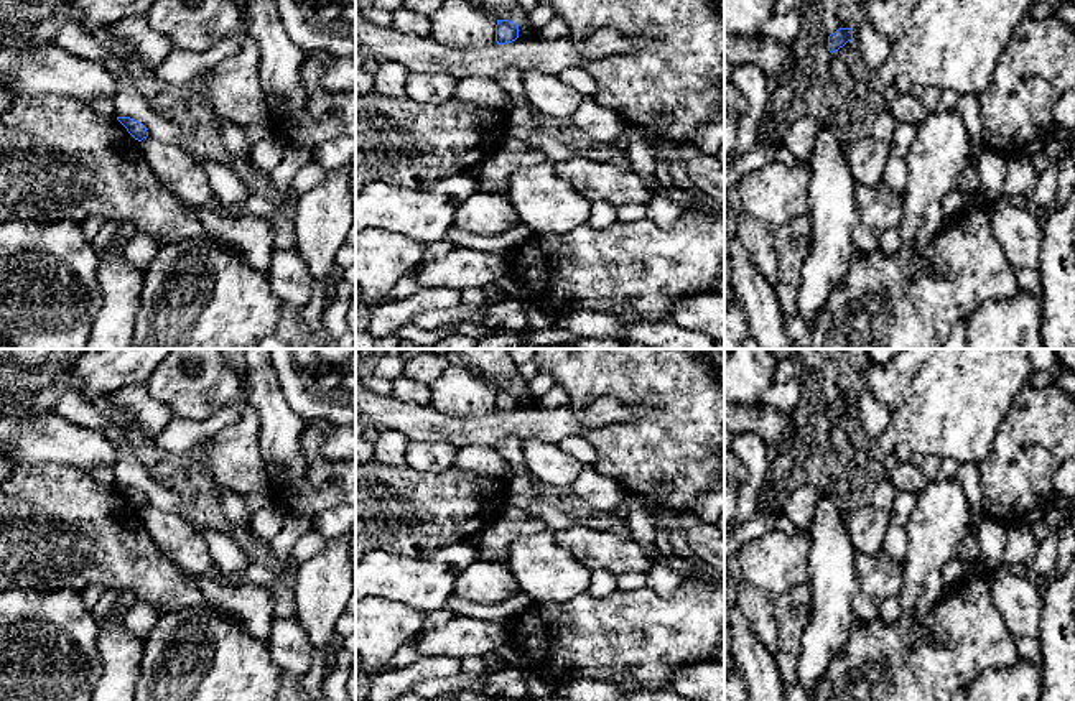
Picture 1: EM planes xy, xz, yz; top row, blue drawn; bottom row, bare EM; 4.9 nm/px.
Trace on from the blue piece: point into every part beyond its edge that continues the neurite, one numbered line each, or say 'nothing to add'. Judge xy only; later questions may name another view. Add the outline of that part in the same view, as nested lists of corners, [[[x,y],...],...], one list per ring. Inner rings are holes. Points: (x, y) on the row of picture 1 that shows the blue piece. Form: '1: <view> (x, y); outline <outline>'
nothing to add

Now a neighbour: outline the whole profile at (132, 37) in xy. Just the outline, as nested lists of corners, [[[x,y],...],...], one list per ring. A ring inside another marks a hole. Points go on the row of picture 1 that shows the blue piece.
[[[127,16],[107,26],[100,36],[133,66],[156,69],[175,48],[171,41],[153,31],[143,16]]]

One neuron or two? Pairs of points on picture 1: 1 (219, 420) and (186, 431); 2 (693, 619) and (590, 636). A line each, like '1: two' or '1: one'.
1: one
2: one

